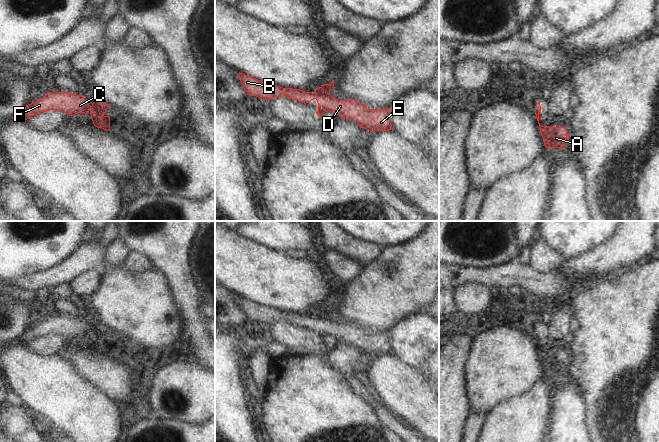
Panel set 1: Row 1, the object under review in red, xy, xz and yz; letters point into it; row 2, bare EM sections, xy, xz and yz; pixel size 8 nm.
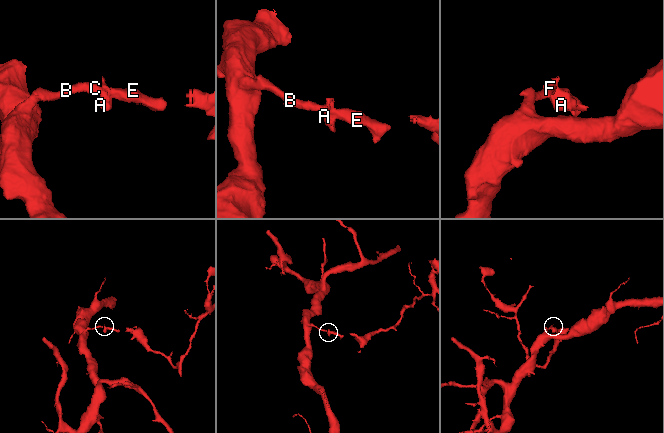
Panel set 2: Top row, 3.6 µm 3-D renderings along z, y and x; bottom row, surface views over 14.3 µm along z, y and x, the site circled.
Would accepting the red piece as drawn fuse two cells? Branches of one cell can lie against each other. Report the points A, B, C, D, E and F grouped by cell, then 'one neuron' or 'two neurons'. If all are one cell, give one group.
A B C D E F; one neuron

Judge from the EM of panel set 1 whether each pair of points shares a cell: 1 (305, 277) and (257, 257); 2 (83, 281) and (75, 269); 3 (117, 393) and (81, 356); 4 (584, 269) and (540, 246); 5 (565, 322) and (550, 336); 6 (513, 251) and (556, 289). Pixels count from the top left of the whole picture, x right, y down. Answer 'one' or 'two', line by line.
1: one
2: two
3: one
4: two
5: one
6: two

